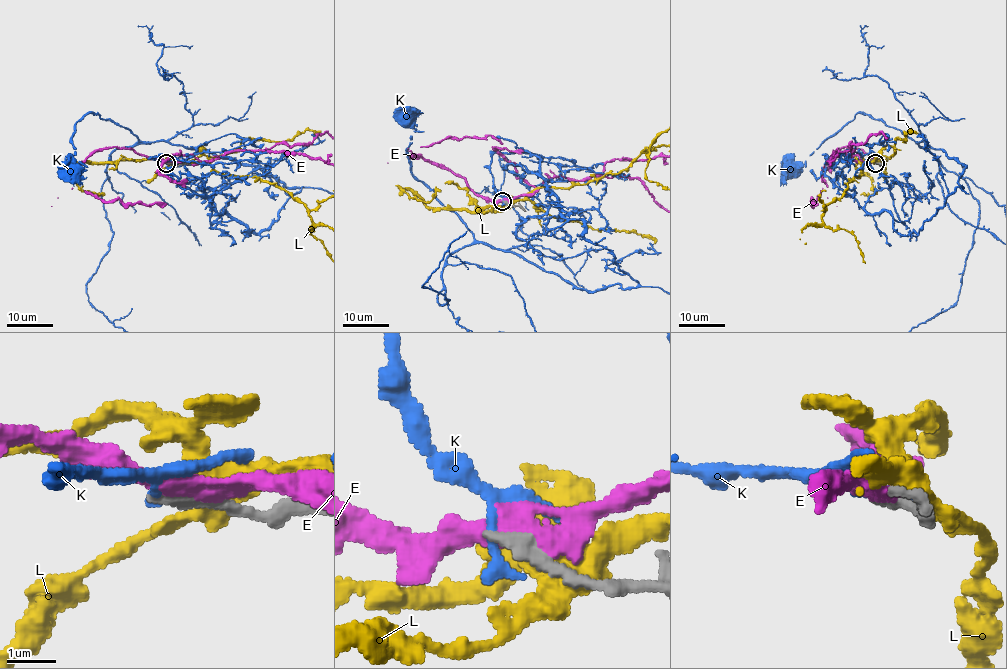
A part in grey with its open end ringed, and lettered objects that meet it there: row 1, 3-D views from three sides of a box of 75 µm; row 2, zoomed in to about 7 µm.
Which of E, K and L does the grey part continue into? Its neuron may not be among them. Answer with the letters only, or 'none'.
none

